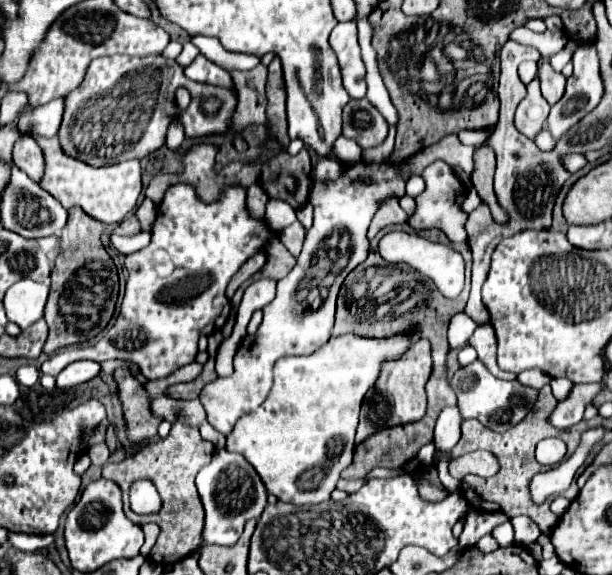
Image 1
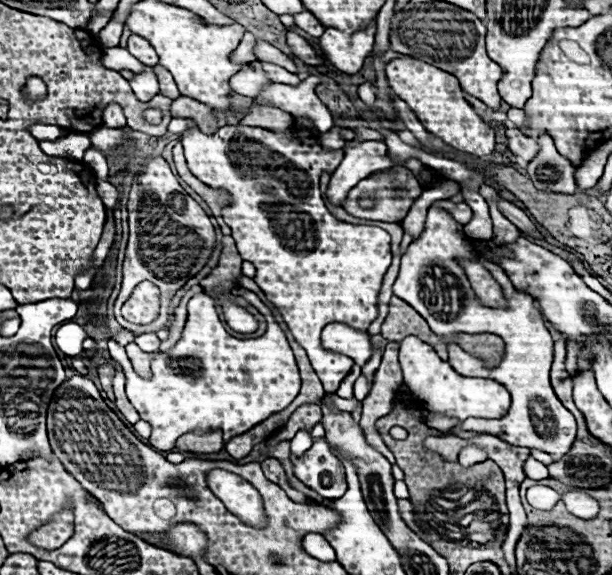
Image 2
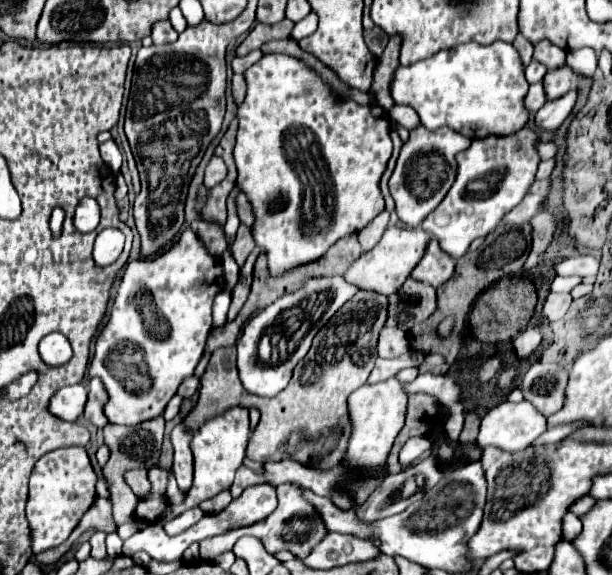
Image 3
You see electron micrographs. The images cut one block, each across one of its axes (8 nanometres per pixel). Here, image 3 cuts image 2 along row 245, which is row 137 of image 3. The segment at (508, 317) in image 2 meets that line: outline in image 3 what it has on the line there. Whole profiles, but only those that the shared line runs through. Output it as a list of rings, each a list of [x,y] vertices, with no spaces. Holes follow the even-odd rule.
[[[418,126],[410,132],[410,140],[402,146],[396,168],[390,176],[390,194],[396,202],[396,214],[408,228],[418,228],[422,220],[442,202],[456,176],[456,152],[470,146],[470,138],[462,136],[446,126],[438,130],[426,130]]]

